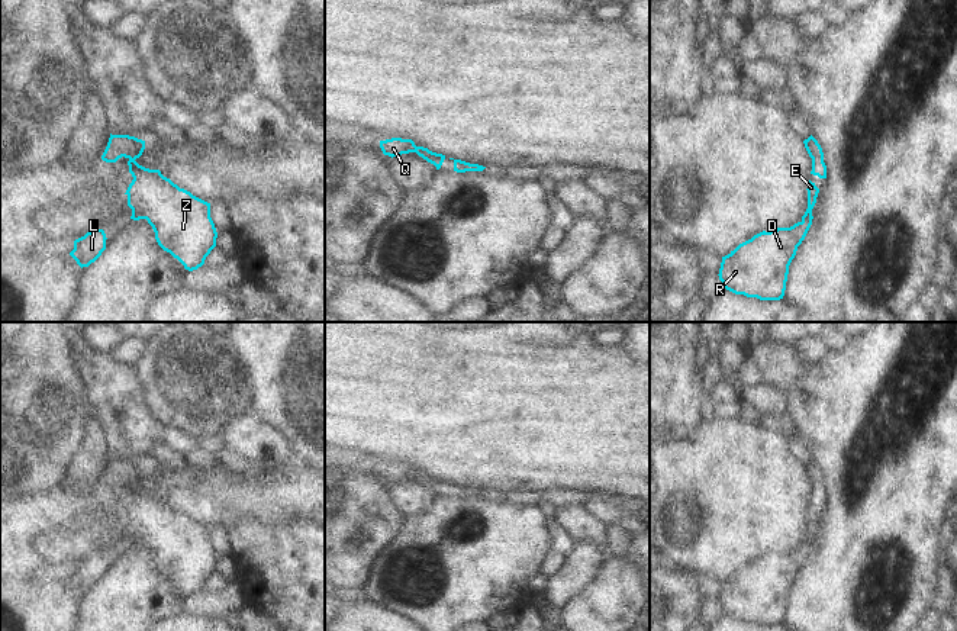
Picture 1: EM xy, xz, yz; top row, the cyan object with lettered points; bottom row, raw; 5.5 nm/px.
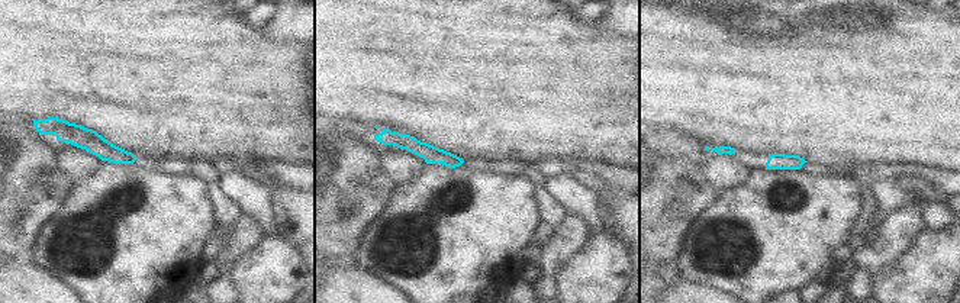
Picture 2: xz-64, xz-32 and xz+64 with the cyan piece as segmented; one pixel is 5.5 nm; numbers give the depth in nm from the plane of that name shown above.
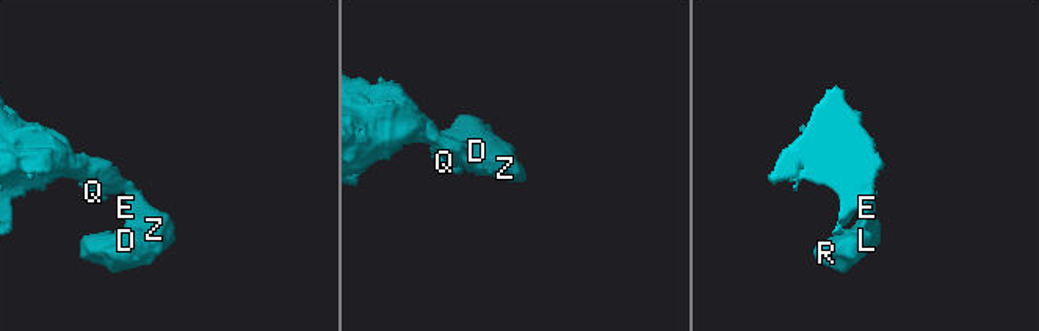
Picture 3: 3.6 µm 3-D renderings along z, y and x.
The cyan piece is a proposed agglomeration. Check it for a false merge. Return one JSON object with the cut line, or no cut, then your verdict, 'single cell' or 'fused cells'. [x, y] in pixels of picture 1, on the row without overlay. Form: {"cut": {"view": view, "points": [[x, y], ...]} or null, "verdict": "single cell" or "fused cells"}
{"cut": null, "verdict": "single cell"}

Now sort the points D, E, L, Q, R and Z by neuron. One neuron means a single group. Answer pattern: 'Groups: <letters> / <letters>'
Groups: D E L Q R Z

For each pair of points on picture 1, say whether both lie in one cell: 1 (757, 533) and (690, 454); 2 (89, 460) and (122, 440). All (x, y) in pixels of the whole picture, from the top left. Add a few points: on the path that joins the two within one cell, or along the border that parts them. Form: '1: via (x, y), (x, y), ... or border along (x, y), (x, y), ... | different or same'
1: via (750, 514), (709, 473) | same
2: border along (96, 417), (108, 440), (110, 457) | different

